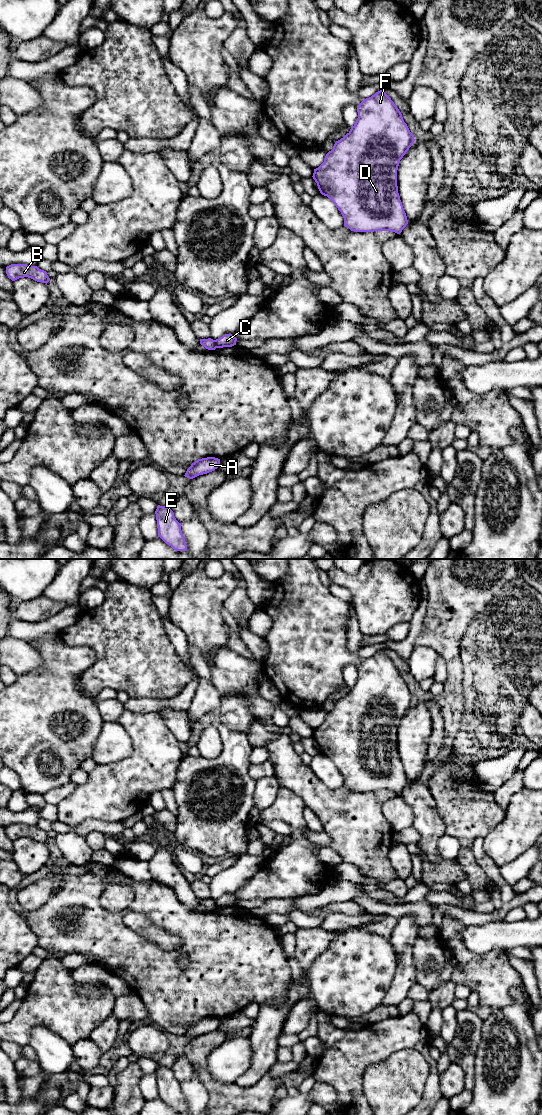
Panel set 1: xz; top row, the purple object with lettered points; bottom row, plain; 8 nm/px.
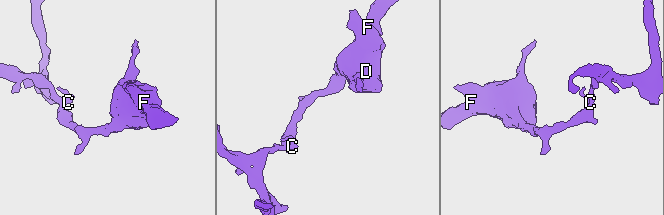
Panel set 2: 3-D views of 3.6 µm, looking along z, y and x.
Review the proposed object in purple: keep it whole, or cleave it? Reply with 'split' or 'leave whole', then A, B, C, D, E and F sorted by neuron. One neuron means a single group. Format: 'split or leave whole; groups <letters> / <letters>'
split; groups A B E / C D F

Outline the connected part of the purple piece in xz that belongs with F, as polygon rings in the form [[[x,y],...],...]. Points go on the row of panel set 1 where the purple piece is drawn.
[[[383,91],[364,99],[357,107],[358,118],[350,131],[336,141],[324,162],[314,169],[313,179],[320,193],[327,196],[344,218],[344,226],[354,232],[392,231],[400,234],[408,224],[397,186],[397,170],[400,160],[414,143],[414,135],[397,106]]]

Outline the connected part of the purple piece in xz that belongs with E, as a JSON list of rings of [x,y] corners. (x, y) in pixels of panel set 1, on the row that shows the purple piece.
[[[158,505],[155,514],[158,537],[174,550],[186,551],[187,545],[181,531],[181,523],[176,520],[171,508]]]

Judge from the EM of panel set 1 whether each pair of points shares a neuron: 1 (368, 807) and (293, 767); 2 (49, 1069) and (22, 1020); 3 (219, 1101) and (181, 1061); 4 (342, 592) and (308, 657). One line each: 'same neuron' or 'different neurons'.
1: same neuron
2: different neurons
3: different neurons
4: different neurons

